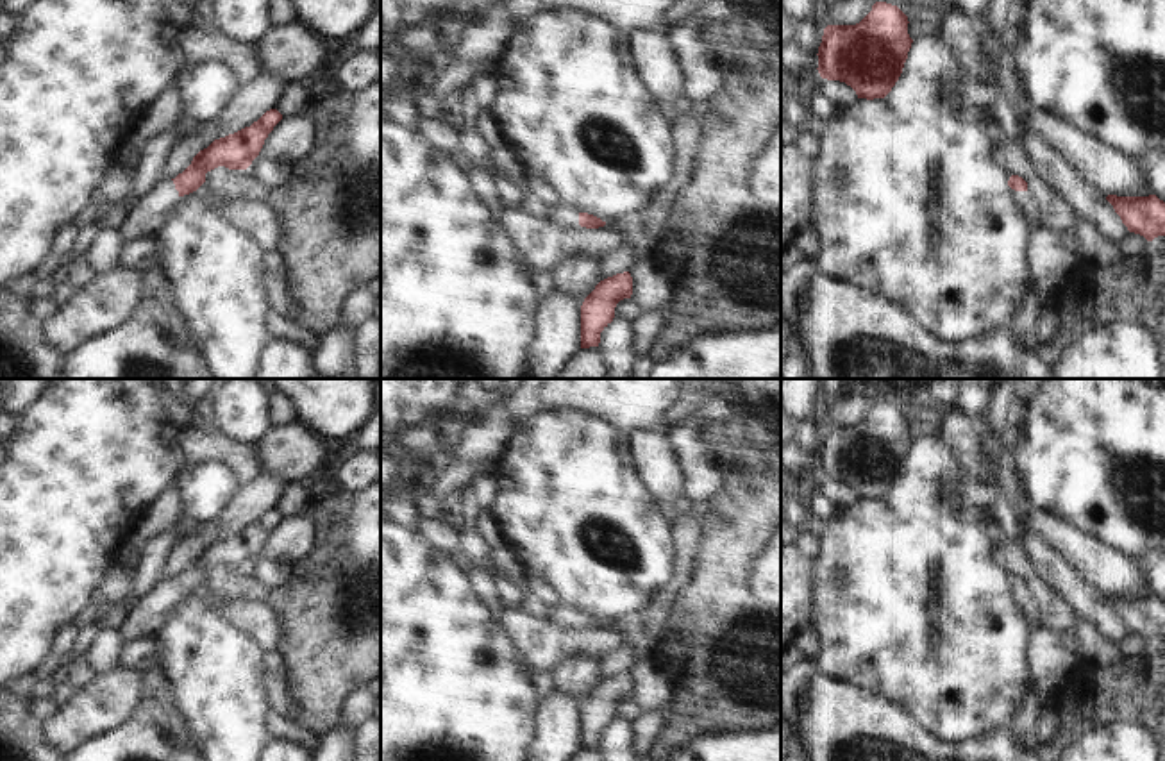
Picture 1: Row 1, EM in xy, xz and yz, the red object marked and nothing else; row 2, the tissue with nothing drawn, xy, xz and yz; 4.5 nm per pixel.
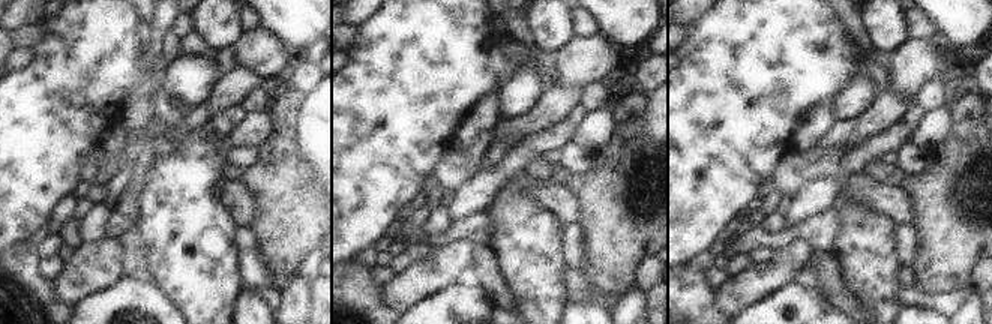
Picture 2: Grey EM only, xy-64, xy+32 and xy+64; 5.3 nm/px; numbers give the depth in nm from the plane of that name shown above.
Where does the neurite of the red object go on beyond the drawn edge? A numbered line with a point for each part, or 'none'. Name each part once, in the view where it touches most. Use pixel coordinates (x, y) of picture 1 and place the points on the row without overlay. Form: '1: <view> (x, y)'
1: xy (143, 620)

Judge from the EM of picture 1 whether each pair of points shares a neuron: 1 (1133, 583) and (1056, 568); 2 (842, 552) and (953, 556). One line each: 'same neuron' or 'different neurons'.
1: different neurons
2: same neuron

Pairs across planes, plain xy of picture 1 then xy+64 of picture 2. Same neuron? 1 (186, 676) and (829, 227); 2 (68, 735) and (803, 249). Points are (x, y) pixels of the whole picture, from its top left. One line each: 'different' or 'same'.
1: different
2: same

